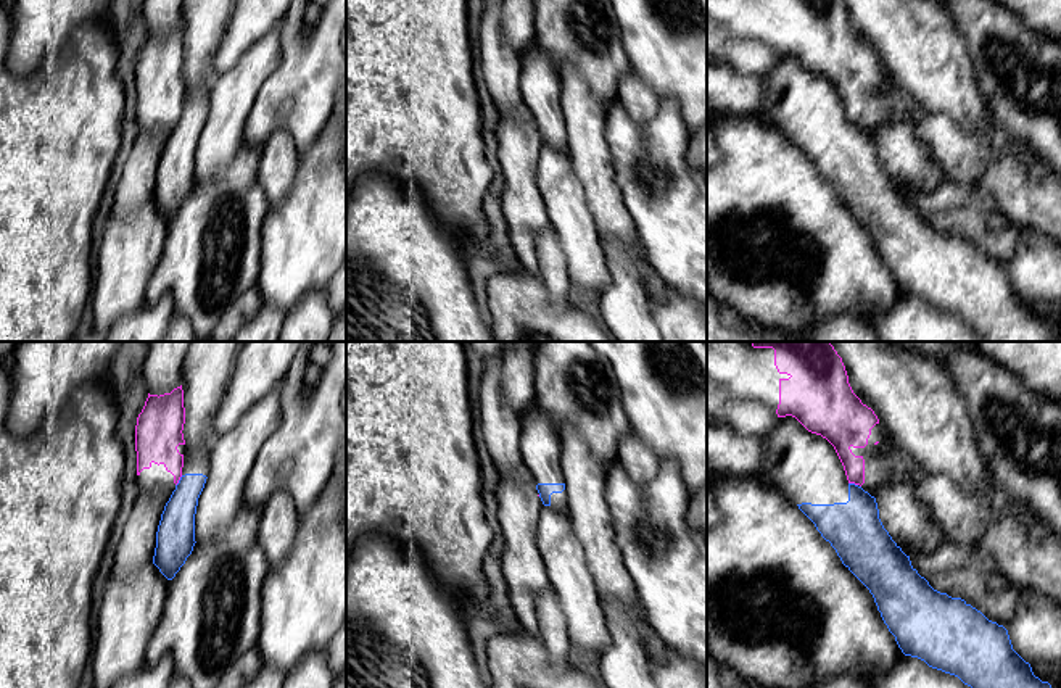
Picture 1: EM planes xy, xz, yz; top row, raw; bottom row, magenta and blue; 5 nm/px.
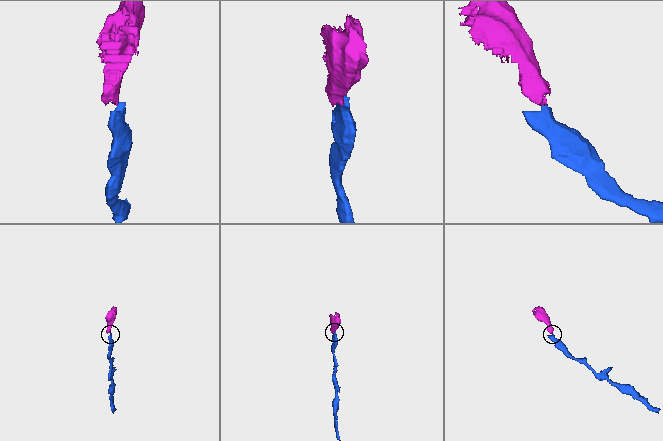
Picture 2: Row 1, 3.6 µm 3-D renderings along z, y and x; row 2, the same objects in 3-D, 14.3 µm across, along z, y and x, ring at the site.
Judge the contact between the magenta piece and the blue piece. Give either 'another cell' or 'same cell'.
another cell

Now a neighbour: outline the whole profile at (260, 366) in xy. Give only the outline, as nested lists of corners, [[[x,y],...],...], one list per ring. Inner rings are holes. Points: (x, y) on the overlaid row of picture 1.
[[[242,342],[227,393],[216,416],[219,433],[238,419],[287,375],[304,342]]]

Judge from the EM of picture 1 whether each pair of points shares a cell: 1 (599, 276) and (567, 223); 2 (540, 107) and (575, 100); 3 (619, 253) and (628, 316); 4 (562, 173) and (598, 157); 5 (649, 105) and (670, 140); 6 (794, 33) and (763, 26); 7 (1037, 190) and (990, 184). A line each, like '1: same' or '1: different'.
1: same
2: different
3: same
4: different
5: different
6: same
7: same

